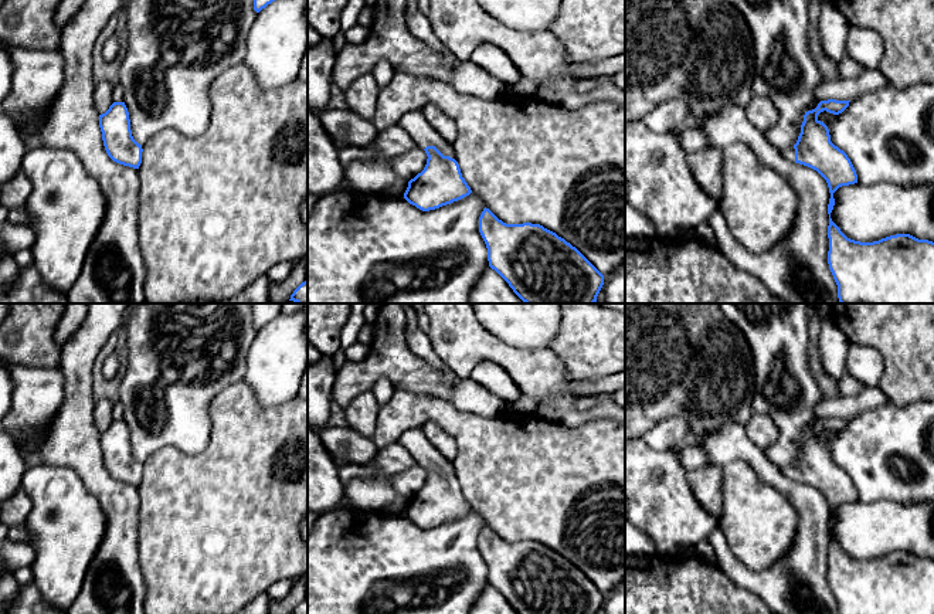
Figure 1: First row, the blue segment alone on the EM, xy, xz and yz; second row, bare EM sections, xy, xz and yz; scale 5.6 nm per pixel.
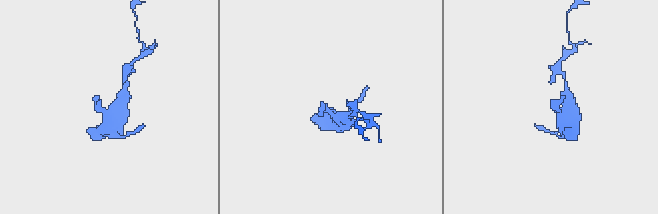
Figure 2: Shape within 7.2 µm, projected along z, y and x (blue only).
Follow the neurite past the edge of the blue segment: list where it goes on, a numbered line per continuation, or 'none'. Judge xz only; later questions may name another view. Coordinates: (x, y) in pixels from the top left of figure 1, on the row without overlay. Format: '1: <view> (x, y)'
1: xz (421, 448)

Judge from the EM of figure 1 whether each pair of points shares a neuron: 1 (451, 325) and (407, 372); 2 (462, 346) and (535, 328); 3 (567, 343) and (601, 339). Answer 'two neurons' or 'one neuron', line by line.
1: two neurons
2: two neurons
3: one neuron

